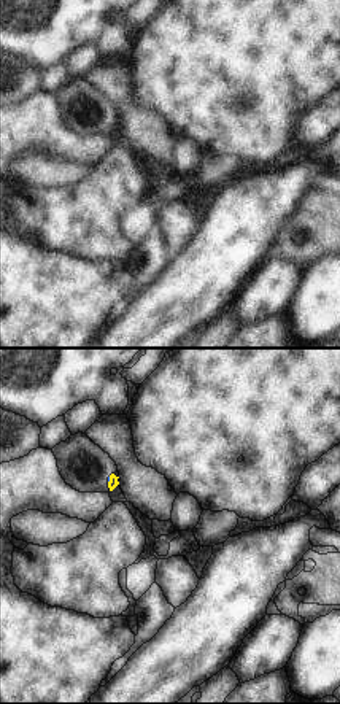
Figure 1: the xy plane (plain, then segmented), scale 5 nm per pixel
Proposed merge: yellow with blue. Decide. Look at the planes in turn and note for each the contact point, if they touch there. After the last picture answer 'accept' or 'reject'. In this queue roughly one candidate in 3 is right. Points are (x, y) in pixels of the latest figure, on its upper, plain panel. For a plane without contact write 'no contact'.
meets yellow at (110, 124)

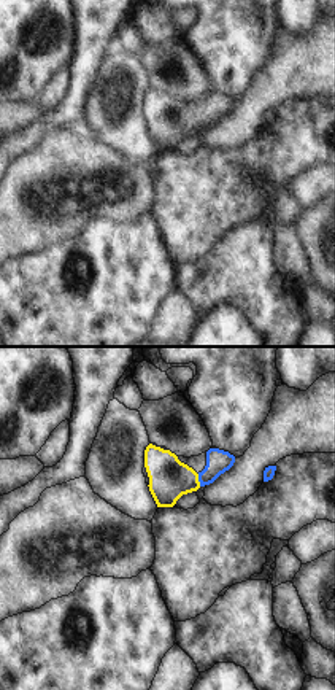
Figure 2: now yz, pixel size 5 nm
meets yellow at (197, 124)

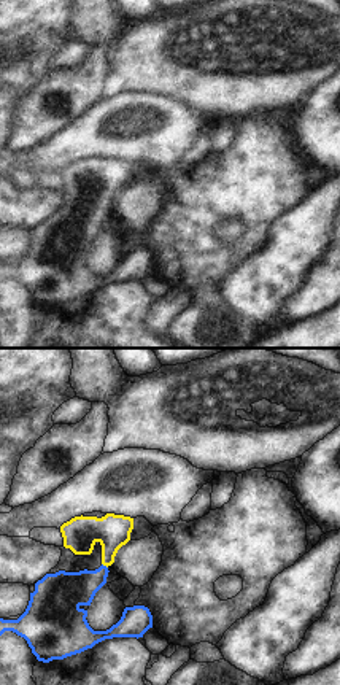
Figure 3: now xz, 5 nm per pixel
meets yellow at (105, 208)

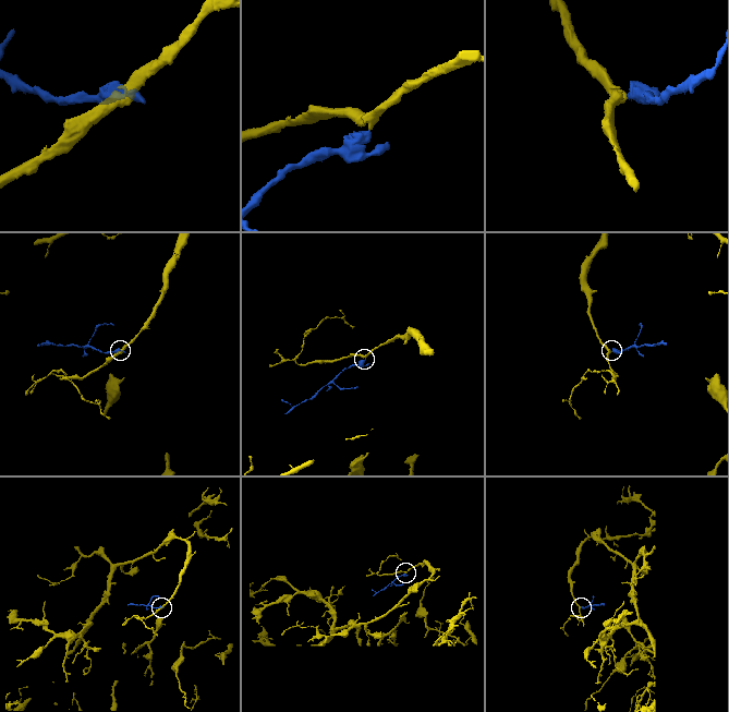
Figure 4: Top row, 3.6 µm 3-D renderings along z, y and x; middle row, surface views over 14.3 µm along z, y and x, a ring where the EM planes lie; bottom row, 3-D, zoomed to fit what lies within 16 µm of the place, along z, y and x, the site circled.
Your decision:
accept

